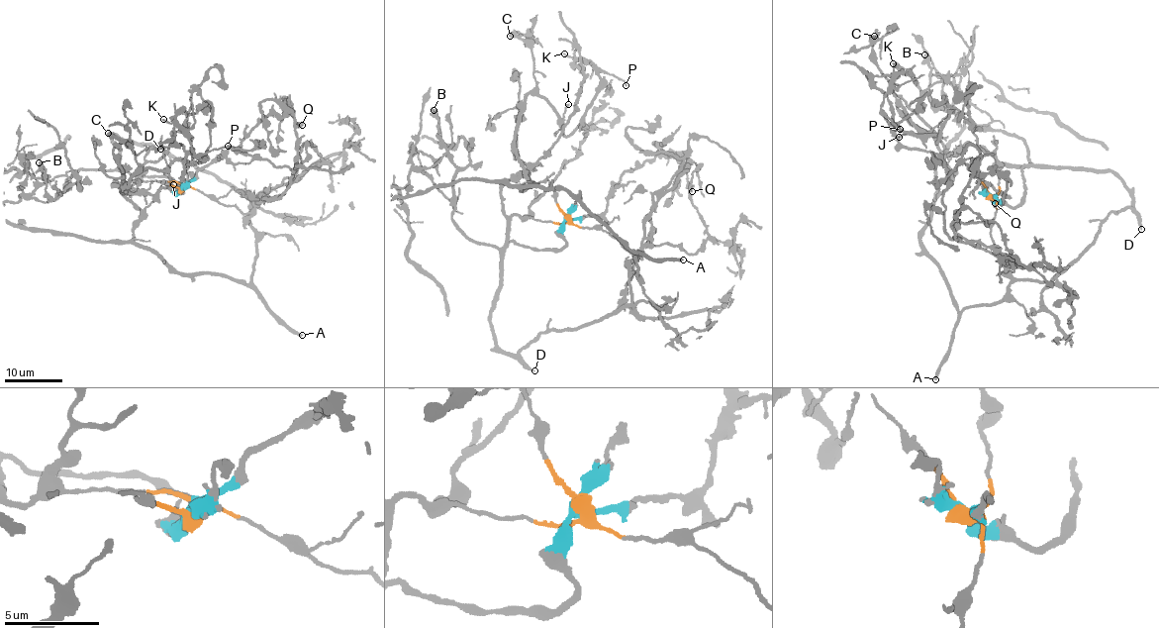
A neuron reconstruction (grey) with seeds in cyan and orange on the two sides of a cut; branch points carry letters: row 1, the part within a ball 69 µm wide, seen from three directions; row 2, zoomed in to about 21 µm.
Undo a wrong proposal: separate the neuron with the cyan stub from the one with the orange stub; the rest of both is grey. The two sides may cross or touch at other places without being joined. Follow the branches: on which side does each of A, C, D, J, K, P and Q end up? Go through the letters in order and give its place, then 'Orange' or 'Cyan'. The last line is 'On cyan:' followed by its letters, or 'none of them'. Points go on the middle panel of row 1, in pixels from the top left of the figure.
A: Place: (683, 260). Orange
C: Place: (510, 36). Orange
D: Place: (534, 370). Cyan
J: Place: (568, 104). Orange
K: Place: (564, 53). Orange
P: Place: (626, 85). Orange
Q: Place: (692, 191). Cyan
On cyan: D, Q

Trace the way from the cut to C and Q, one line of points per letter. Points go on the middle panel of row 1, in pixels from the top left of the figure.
C: (566, 219), (617, 238), (636, 275), (635, 253), (566, 189), (523, 190), (515, 127), (534, 62), (509, 36)
Q: (566, 219), (603, 213), (608, 196), (626, 171), (667, 154), (683, 168), (692, 191)

